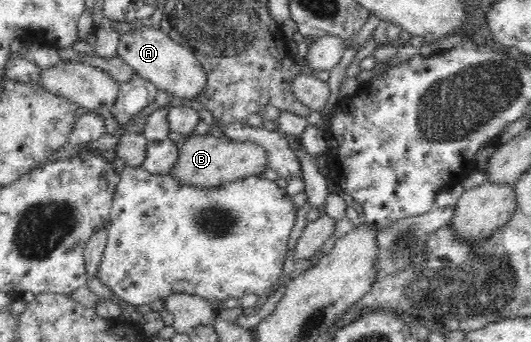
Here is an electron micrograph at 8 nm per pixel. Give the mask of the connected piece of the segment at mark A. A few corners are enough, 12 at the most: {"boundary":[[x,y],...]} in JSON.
{"boundary":[[161,29],[120,37],[118,56],[157,90],[207,93],[195,55]]}

